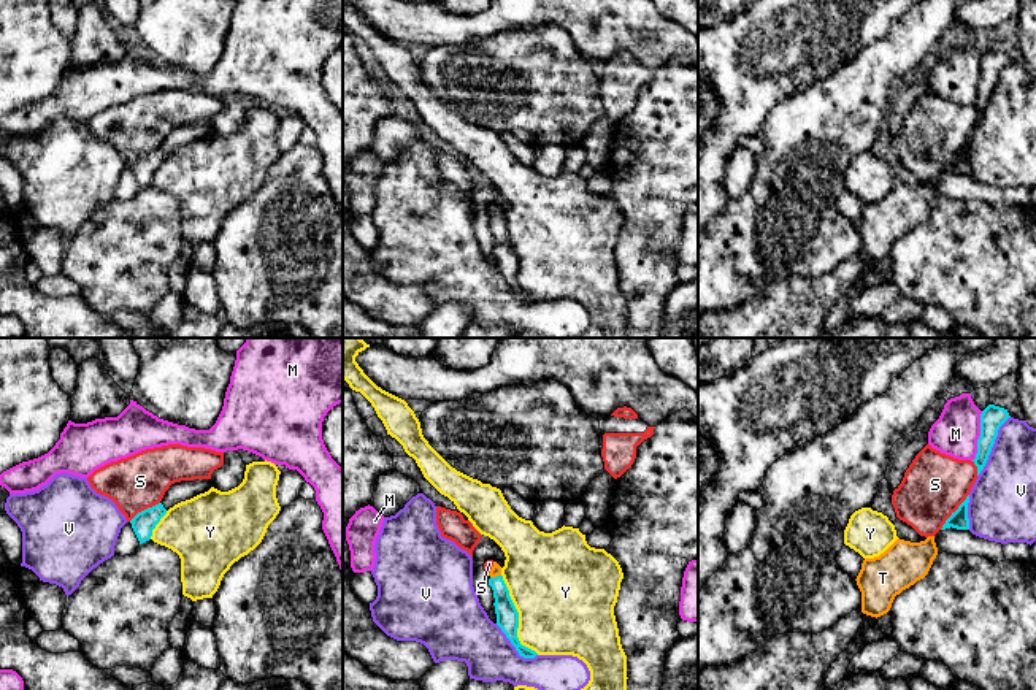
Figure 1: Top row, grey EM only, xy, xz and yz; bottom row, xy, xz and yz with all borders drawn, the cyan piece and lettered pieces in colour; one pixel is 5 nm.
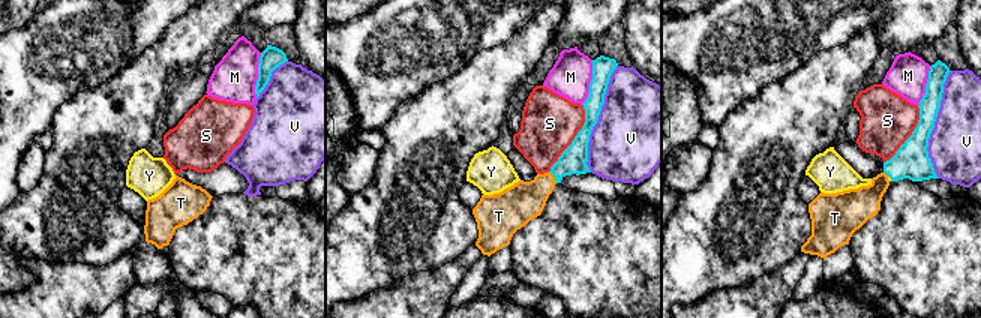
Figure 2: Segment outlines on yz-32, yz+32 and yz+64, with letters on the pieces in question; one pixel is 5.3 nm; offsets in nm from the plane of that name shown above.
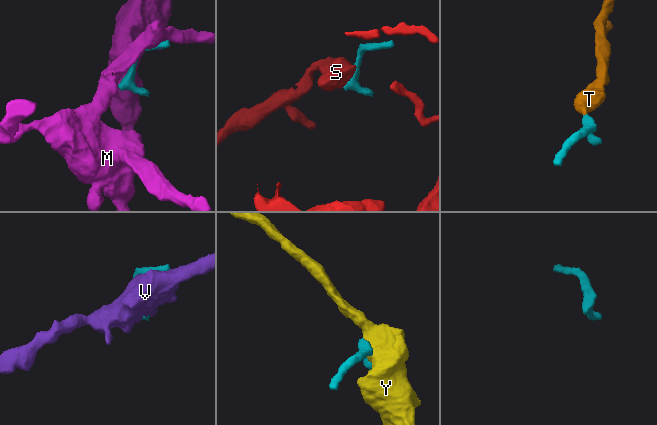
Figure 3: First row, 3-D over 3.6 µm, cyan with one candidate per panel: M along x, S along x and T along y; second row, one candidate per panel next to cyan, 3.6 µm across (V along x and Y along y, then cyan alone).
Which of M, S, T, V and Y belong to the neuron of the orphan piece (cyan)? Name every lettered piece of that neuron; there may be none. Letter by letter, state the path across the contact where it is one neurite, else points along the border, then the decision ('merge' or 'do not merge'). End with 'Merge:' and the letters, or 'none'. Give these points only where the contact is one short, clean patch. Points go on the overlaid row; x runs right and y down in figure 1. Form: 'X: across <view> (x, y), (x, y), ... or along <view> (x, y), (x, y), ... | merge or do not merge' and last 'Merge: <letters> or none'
M: do not merge
S: along yz (968, 494), (940, 528) | do not merge
T: across xz (506, 614), (497, 576), (495, 570) | merge
V: do not merge
Y: do not merge
Merge: T

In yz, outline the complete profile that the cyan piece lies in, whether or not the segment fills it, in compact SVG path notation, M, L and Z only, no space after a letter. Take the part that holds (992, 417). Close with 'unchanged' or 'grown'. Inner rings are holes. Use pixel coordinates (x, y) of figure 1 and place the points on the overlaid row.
M988 404L980 414L980 436L977 439L977 454L973 460L977 466L977 476L984 470L1000 427L1009 419L1009 412L1004 408Z; unchanged

